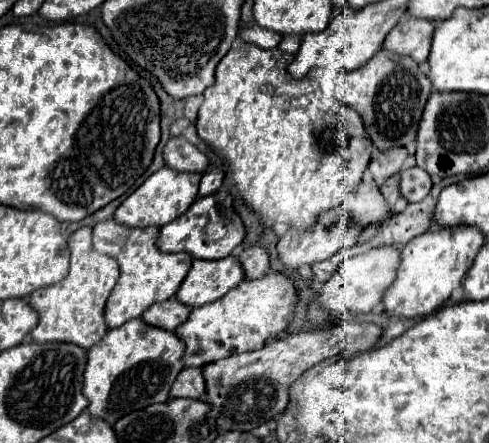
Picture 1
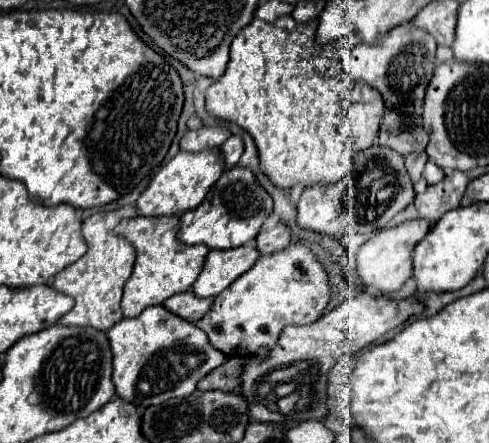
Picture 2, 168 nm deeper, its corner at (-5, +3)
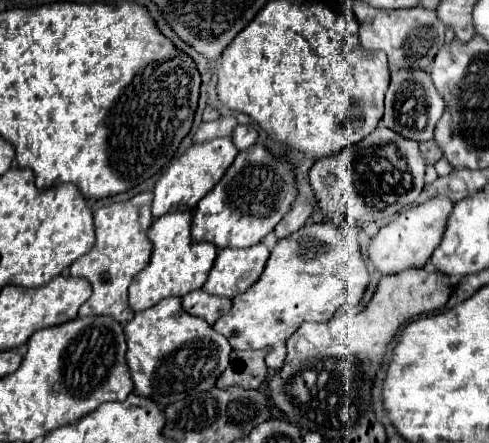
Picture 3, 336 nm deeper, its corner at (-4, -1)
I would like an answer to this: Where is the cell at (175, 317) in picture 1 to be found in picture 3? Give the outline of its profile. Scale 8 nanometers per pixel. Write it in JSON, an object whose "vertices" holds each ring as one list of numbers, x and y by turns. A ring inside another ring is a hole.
{"vertices":[[194,290,182,298,184,310,188,310,194,316,200,316,208,324,214,324,222,314,226,314,232,306,232,298,222,296,210,296,204,290]]}

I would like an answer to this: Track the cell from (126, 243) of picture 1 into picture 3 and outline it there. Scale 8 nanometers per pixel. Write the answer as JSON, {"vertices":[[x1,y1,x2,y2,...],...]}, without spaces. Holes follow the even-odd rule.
{"vertices":[[170,212,154,220,148,238,154,244,154,252,150,258,150,264,144,268,144,272,136,274,130,288,128,288,128,302,134,312,146,310,160,300,168,296,186,296,188,292,194,292,202,288,202,284,208,278,208,272,214,266,214,258,218,254,218,248,210,242,194,242,190,238,190,222,192,212]]}

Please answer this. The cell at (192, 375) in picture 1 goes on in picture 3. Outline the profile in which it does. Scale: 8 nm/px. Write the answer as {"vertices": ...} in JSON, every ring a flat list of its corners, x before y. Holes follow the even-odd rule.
{"vertices":[[234,350,230,356,230,366,218,378,218,388,242,386,242,388,260,388,266,380,268,366,260,350]]}

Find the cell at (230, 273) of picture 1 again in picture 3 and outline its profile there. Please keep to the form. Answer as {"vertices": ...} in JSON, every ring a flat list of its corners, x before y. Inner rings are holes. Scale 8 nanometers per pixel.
{"vertices":[[262,242,250,248,220,250,202,290,216,296,236,298,260,278,268,256,270,252]]}

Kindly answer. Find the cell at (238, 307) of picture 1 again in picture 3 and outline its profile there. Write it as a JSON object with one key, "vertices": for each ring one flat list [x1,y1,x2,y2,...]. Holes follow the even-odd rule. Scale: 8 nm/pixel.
{"vertices":[[310,222,292,236,278,240,262,278,248,292,234,298,232,310,214,324,214,330,224,334,236,350,268,348,268,368,280,370,286,358,286,340,298,326,302,322,326,322,338,308,358,306,368,282,370,274,352,226,348,222,342,226]]}

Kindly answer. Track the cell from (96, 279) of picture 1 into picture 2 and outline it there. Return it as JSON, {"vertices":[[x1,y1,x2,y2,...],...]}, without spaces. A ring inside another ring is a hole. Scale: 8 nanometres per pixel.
{"vertices":[[125,206,113,212,95,212,81,224,81,234,87,244,87,252,71,266,63,268,53,282,53,288,61,294,67,294,75,300,75,308,57,320,59,326,91,326,95,330,107,332,115,322,123,320,119,300,123,294,123,284,131,276,133,262,135,262,135,250,131,244,119,236,113,234,115,224,121,218,133,218,137,216,135,206]]}

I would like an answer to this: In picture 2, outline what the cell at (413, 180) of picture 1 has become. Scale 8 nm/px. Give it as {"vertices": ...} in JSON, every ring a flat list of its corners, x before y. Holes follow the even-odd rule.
{"vertices":[[429,160,429,162,425,164,423,178,427,180,427,184,429,184,429,186,433,186,435,182,441,182,441,180,443,180,443,176,445,176,445,174,443,174,443,170,441,170,439,166,435,166,435,162,431,162,431,160]]}

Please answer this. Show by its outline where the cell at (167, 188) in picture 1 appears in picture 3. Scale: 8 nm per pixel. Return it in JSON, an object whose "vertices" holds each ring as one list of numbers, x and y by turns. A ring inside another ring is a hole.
{"vertices":[[230,136,214,138,210,142,192,144,182,156,170,162,170,166,162,172,154,186,154,202,152,202,152,216,164,216,176,210,194,210,194,206,212,190,212,186,224,176,228,166,234,162,238,148,234,146]]}

